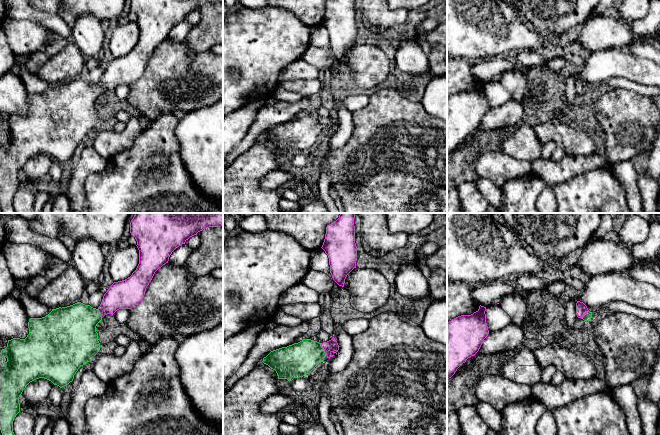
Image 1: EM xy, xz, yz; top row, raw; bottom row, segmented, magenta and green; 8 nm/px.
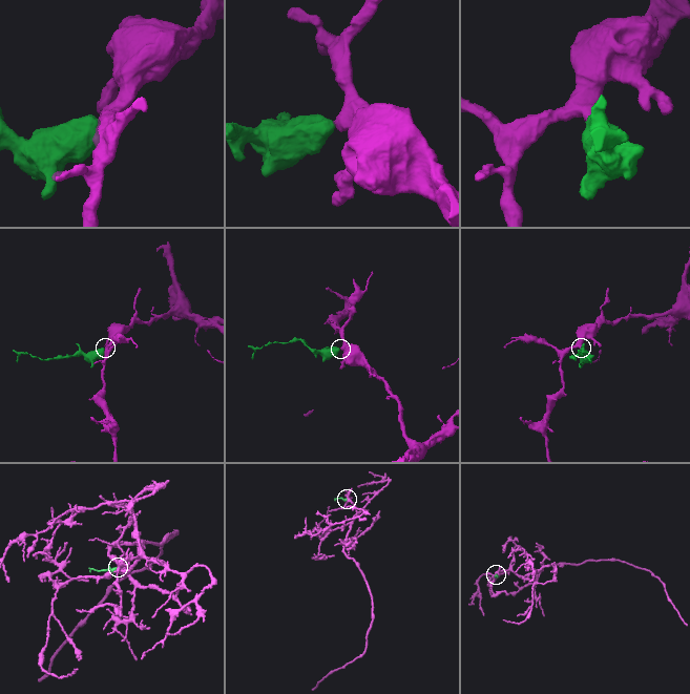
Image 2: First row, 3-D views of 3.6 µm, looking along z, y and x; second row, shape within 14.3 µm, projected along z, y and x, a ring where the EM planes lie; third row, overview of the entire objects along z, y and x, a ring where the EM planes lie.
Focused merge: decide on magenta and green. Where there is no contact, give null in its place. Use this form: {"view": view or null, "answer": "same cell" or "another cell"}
{"view": "xz", "answer": "same cell"}

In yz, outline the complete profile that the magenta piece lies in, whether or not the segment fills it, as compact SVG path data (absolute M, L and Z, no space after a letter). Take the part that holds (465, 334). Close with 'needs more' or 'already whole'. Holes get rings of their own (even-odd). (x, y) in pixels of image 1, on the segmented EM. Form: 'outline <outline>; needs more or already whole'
outline M480 305L473 314L458 316L447 323L447 380L468 358L479 351L483 340L488 336L485 311L486 307Z; already whole

